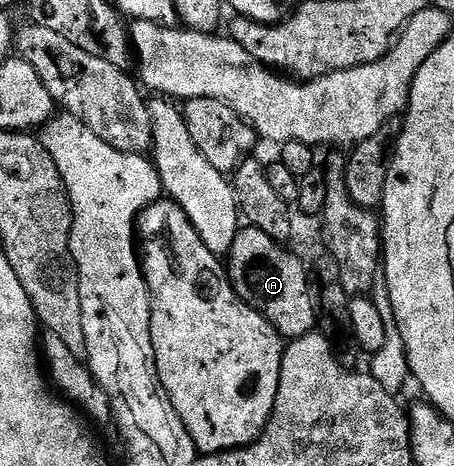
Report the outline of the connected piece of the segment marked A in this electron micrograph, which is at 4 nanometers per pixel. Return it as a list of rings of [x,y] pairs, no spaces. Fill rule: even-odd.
[[[242,227],[239,228],[228,254],[228,272],[236,295],[240,295],[244,303],[260,311],[260,315],[264,315],[264,319],[268,319],[268,323],[276,327],[283,339],[303,337],[315,332],[317,325],[314,324],[318,321],[319,313],[307,266],[299,254],[298,258],[296,254],[289,253],[288,249],[273,241],[262,230]]]

